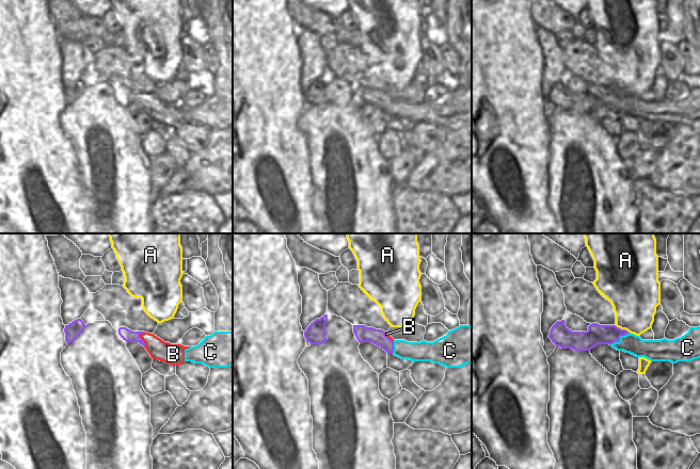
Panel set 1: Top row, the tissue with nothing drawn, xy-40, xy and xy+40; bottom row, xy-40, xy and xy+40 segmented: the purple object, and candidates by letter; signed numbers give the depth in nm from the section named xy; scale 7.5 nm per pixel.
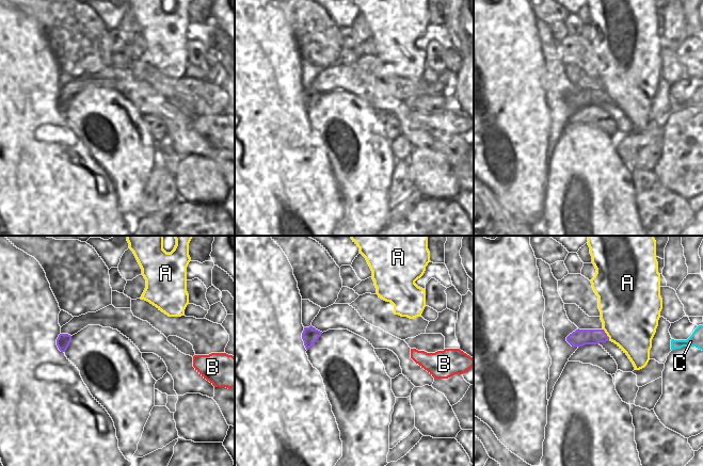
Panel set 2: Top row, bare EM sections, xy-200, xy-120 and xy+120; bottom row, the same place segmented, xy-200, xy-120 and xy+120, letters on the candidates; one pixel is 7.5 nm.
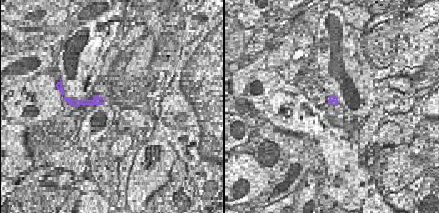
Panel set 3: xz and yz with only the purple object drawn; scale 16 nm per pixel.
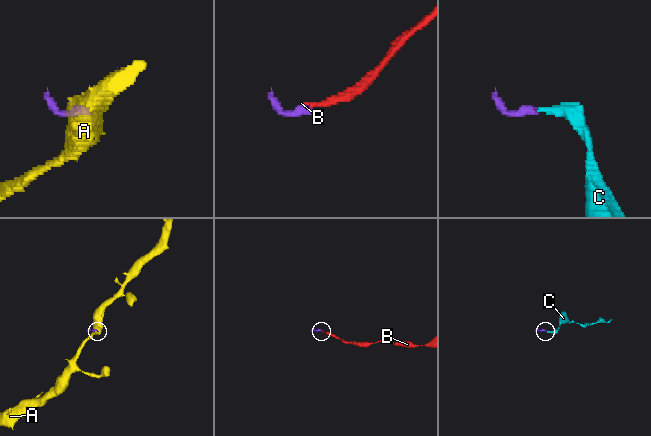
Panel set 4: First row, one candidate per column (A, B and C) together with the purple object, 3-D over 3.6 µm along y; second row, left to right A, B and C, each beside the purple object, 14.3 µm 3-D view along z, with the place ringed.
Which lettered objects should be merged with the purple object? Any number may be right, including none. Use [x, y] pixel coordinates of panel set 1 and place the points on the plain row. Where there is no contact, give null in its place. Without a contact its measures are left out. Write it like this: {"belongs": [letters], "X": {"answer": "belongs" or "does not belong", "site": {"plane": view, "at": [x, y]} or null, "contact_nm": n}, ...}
{"belongs": ["C"], "A": {"answer": "does not belong", "site": {"plane": "xy+40", "at": [622, 91]}, "contact_nm": 130}, "B": {"answer": "does not belong", "site": {"plane": "xy-40", "at": [141, 100]}, "contact_nm": 120}, "C": {"answer": "belongs", "site": {"plane": "xy+40", "at": [619, 100]}, "contact_nm": 180}}

